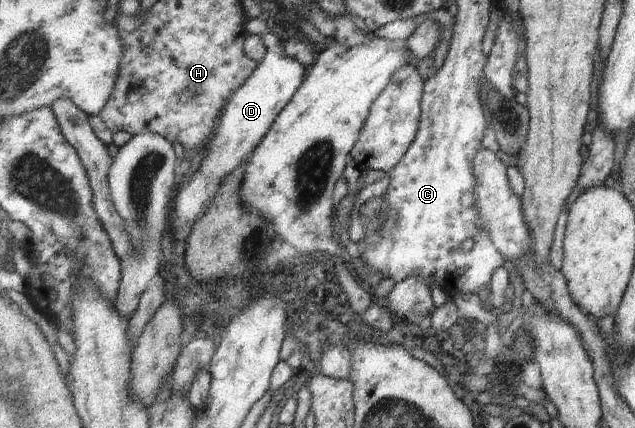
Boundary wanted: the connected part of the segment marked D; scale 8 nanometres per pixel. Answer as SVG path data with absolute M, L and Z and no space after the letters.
M263 33L259 35L265 46L267 47L267 54L265 60L259 63L253 75L247 79L247 82L237 90L236 94L227 103L225 115L222 116L221 126L218 128L213 141L209 144L209 154L203 160L199 168L193 173L186 173L183 176L182 183L178 193L174 196L173 212L171 212L171 230L175 234L175 238L181 234L181 230L187 225L192 225L203 218L203 215L208 211L212 200L218 195L224 180L243 162L253 154L253 151L262 143L265 135L270 131L275 119L278 118L280 112L291 102L295 93L302 87L305 77L305 65L299 64L293 57L285 56L285 48L283 47L284 41L279 40L275 34Z

